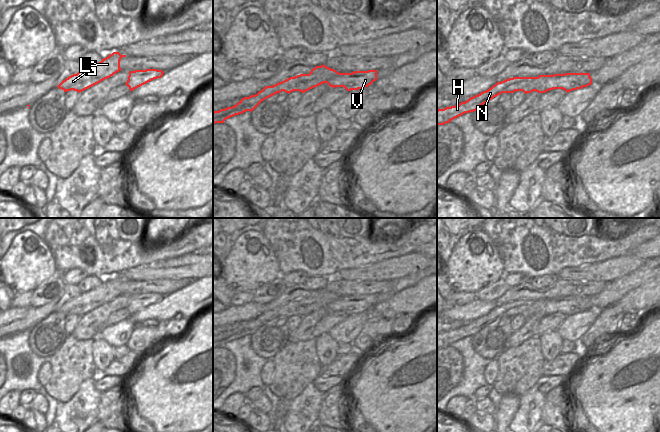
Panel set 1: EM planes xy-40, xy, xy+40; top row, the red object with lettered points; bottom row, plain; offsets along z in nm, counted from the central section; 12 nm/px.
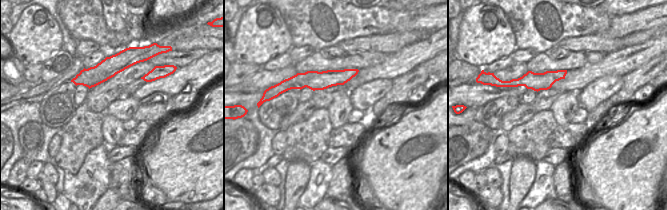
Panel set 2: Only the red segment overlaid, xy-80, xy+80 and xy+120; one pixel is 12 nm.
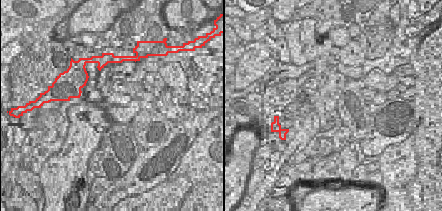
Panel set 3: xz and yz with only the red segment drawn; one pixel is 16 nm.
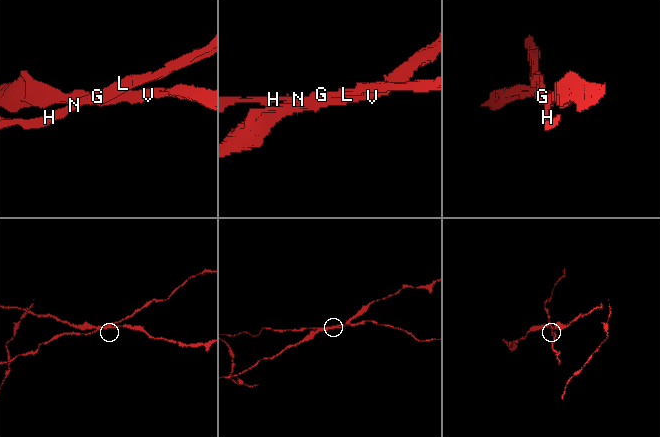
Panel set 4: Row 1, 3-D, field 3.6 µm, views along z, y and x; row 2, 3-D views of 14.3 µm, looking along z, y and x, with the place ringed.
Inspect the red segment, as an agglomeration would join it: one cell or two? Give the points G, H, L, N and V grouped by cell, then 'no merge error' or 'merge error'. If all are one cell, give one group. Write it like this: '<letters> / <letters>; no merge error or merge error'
G H L N / V; merge error

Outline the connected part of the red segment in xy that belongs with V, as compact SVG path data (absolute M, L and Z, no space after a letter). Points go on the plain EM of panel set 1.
M377 294L354 295L352 297L339 297L331 302L327 308L330 311L344 311L347 315L363 313L377 304Z

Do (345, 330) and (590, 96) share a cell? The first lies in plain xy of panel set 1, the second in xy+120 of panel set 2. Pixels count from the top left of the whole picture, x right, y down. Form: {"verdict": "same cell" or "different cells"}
{"verdict": "same cell"}

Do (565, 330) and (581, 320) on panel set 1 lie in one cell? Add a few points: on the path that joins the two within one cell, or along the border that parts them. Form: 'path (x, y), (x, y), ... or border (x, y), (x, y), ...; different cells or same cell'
path (569, 329), (572, 329), (577, 324); same cell

